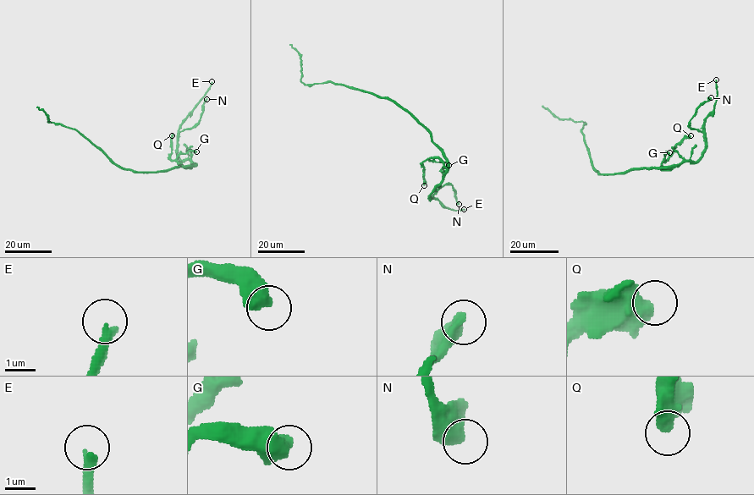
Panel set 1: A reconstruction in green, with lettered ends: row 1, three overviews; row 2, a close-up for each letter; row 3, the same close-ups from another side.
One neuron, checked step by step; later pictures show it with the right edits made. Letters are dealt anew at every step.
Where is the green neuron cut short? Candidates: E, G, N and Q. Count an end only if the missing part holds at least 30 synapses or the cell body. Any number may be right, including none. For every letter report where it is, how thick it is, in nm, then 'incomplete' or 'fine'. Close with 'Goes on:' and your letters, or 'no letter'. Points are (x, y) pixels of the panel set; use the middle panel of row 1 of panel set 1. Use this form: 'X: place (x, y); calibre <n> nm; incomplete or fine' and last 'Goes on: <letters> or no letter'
E: place (464, 209); calibre 320 nm; incomplete
G: place (448, 165); calibre 550 nm; fine
N: place (459, 204); calibre 600 nm; fine
Q: place (424, 185); calibre 550 nm; fine
Goes on: E

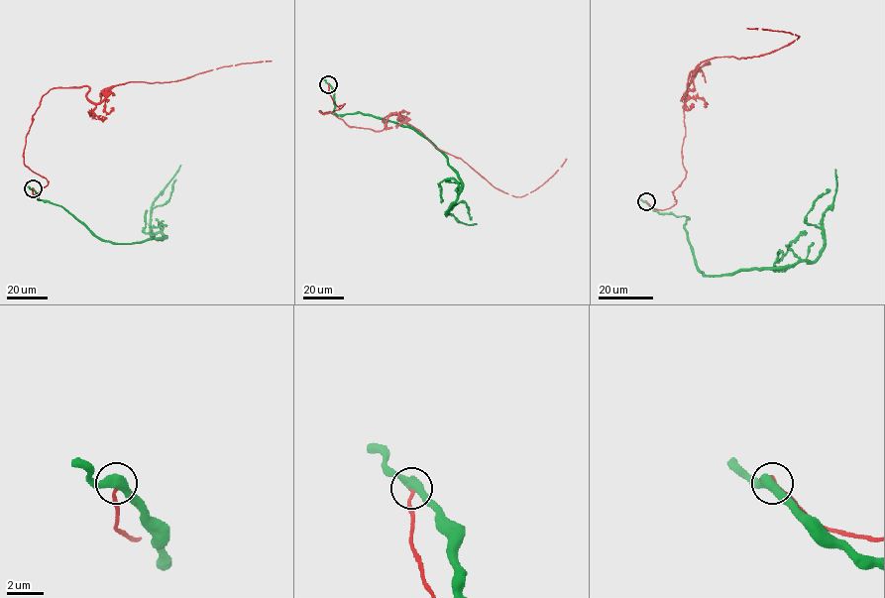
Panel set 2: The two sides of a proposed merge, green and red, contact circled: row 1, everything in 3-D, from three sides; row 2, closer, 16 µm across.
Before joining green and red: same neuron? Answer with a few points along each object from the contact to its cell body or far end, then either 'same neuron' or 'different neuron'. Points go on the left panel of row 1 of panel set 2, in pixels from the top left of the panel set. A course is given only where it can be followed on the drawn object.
green runs (33, 188), (38, 199), (62, 206), (105, 240), (141, 243), (165, 237), (150, 228), (151, 208), (179, 165); red runs (33, 188), (48, 181), (24, 164), (25, 136), (54, 87), (87, 86), (99, 103), (129, 82), (271, 60); different neuron

